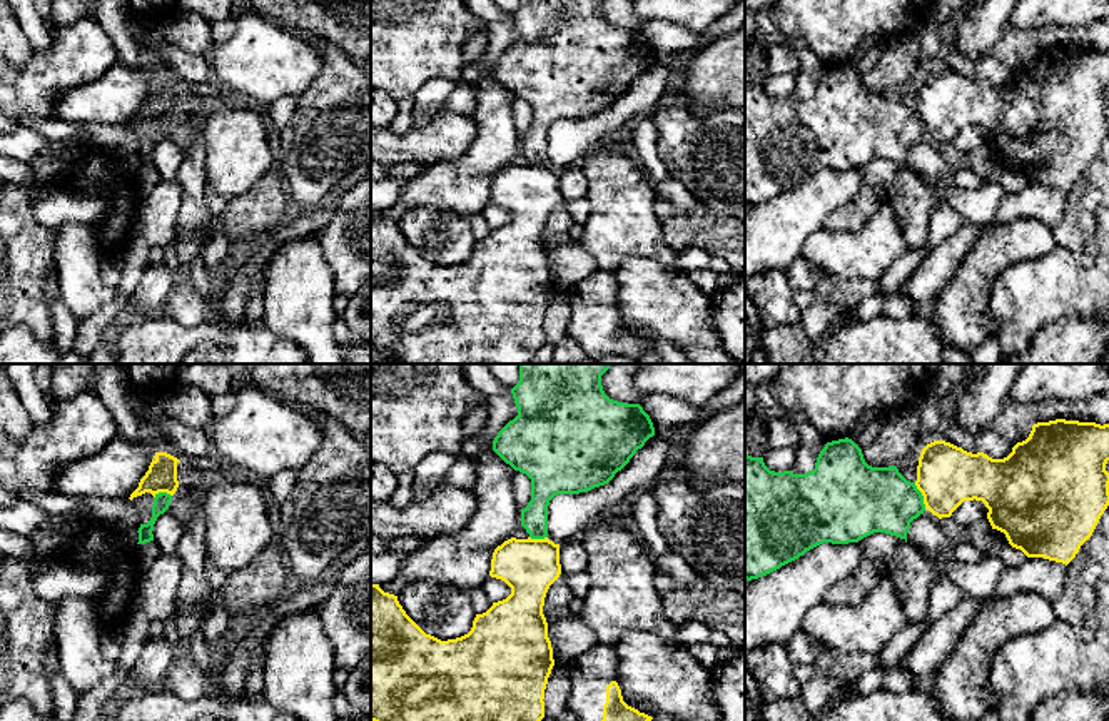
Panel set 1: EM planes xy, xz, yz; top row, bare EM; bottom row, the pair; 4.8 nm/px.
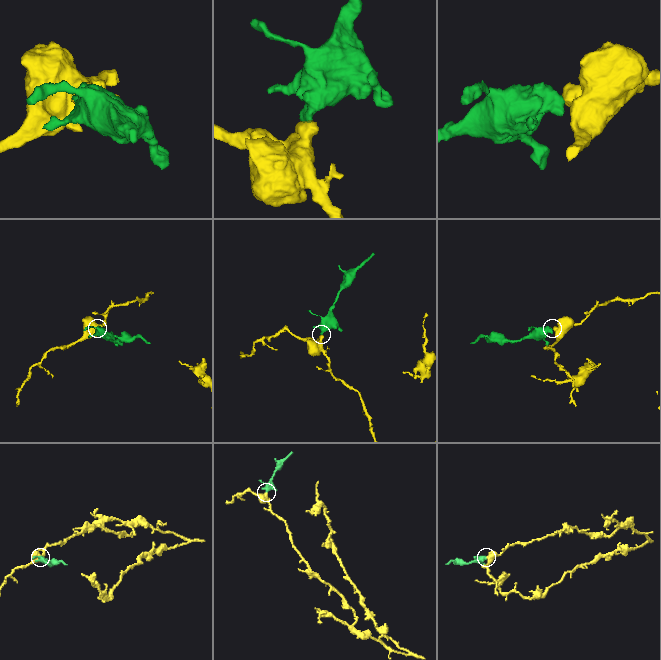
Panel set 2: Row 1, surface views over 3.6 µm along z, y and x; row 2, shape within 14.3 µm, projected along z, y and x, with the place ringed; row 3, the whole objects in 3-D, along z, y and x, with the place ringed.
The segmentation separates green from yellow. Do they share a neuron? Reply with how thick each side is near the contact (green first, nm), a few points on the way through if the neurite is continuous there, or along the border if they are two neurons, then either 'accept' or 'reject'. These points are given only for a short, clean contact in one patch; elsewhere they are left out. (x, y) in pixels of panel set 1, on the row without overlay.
320 nm thick on the green side, 280 nm on the other; border along yz (914, 109), (926, 134); reject

